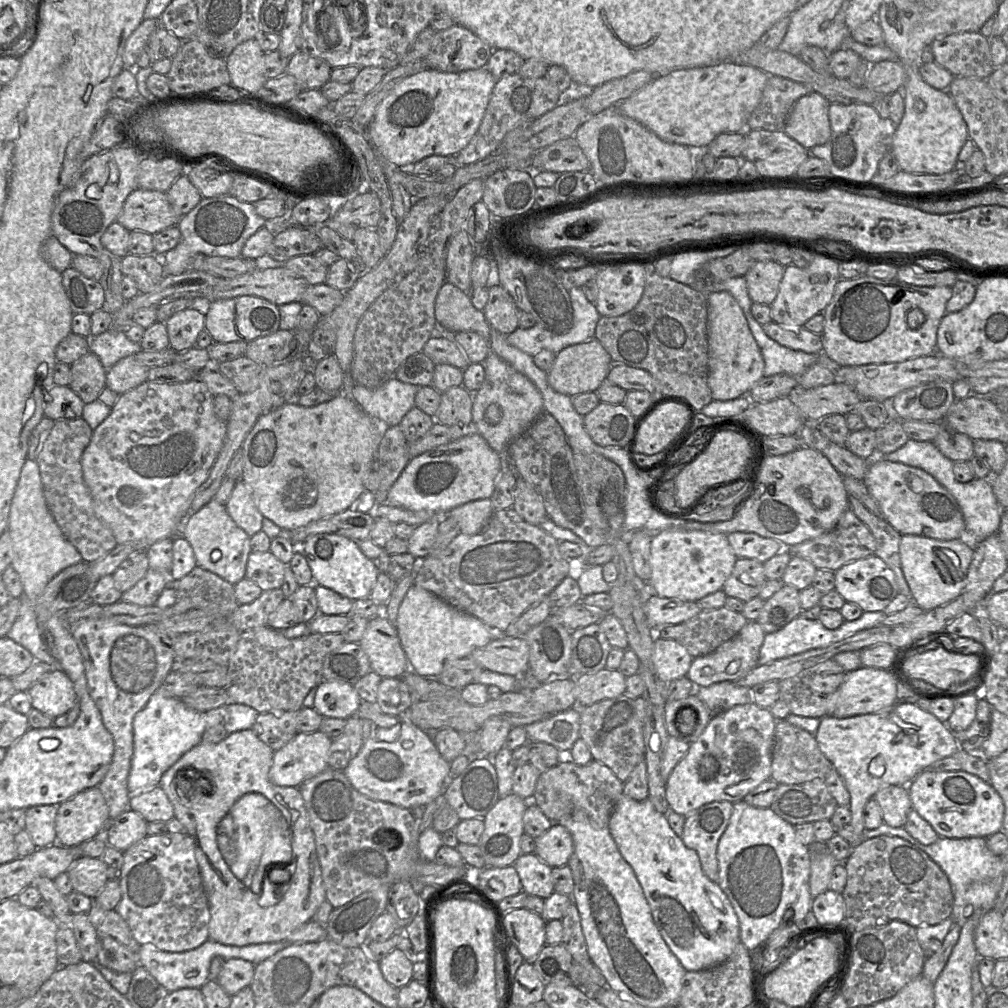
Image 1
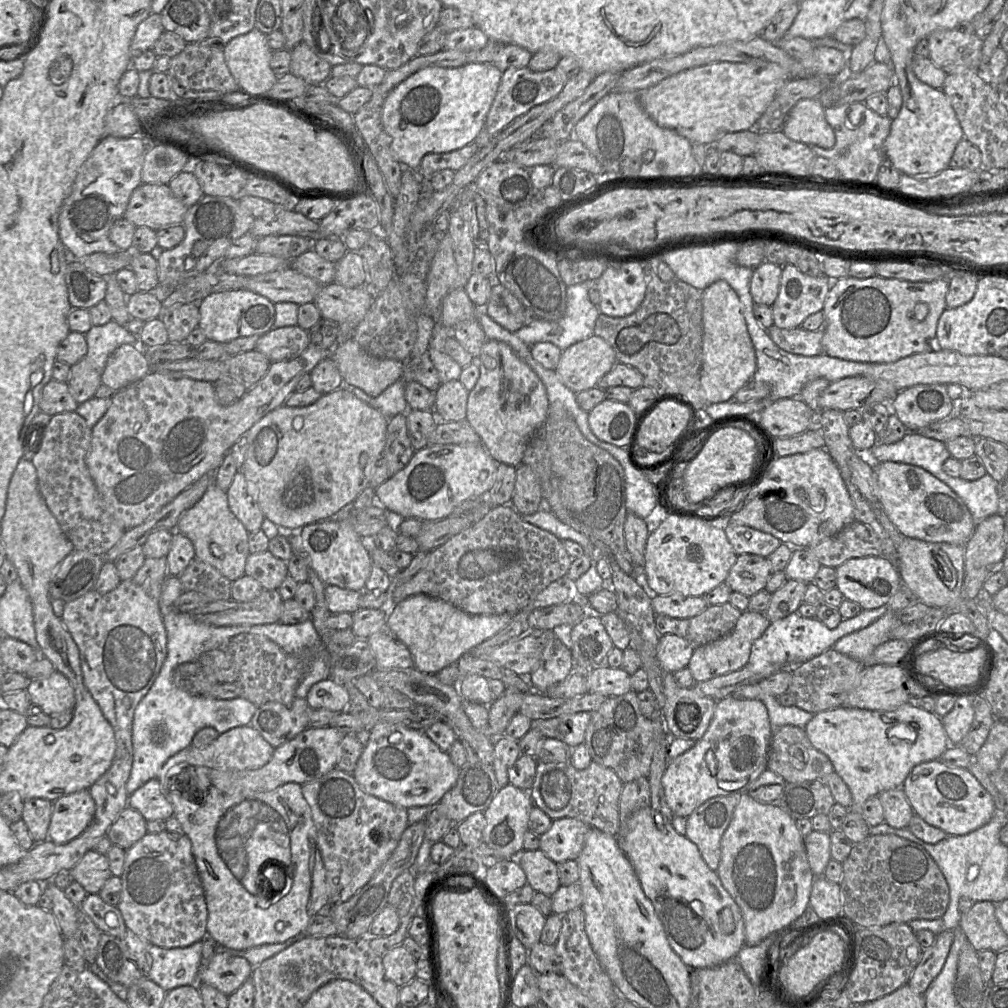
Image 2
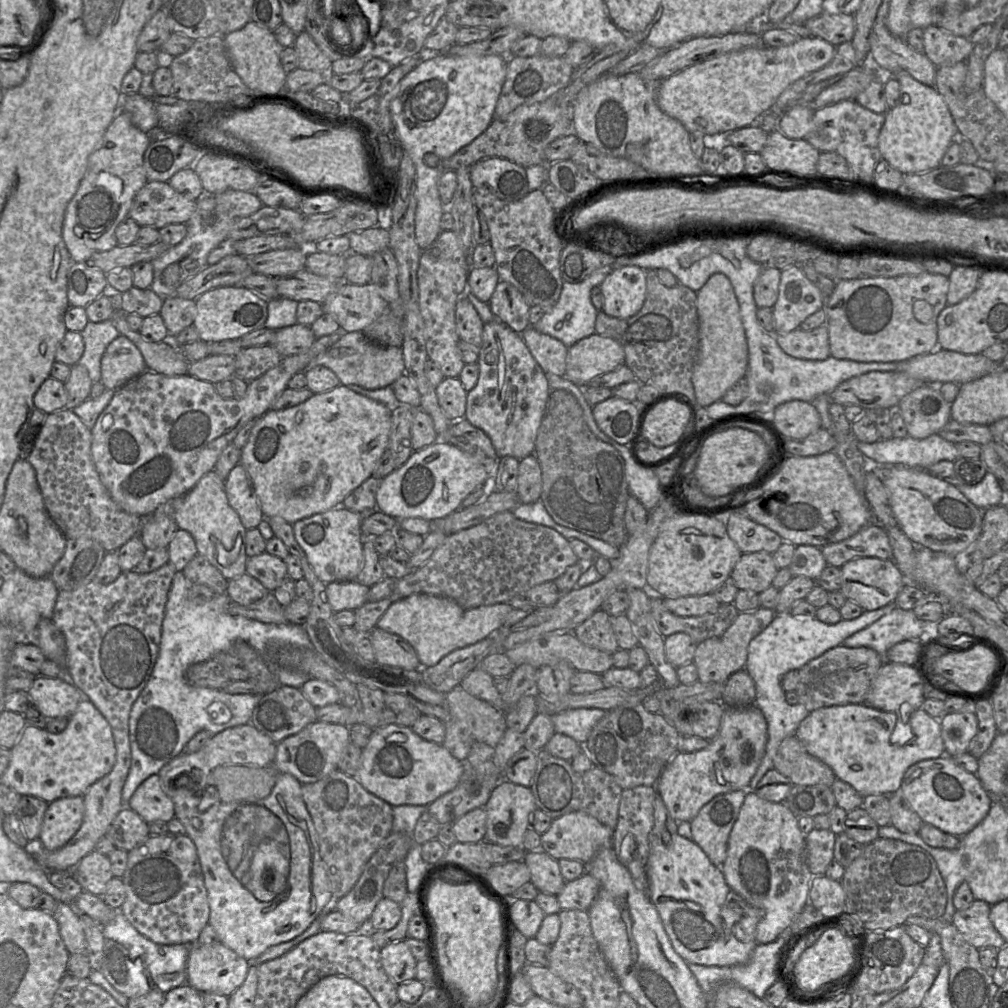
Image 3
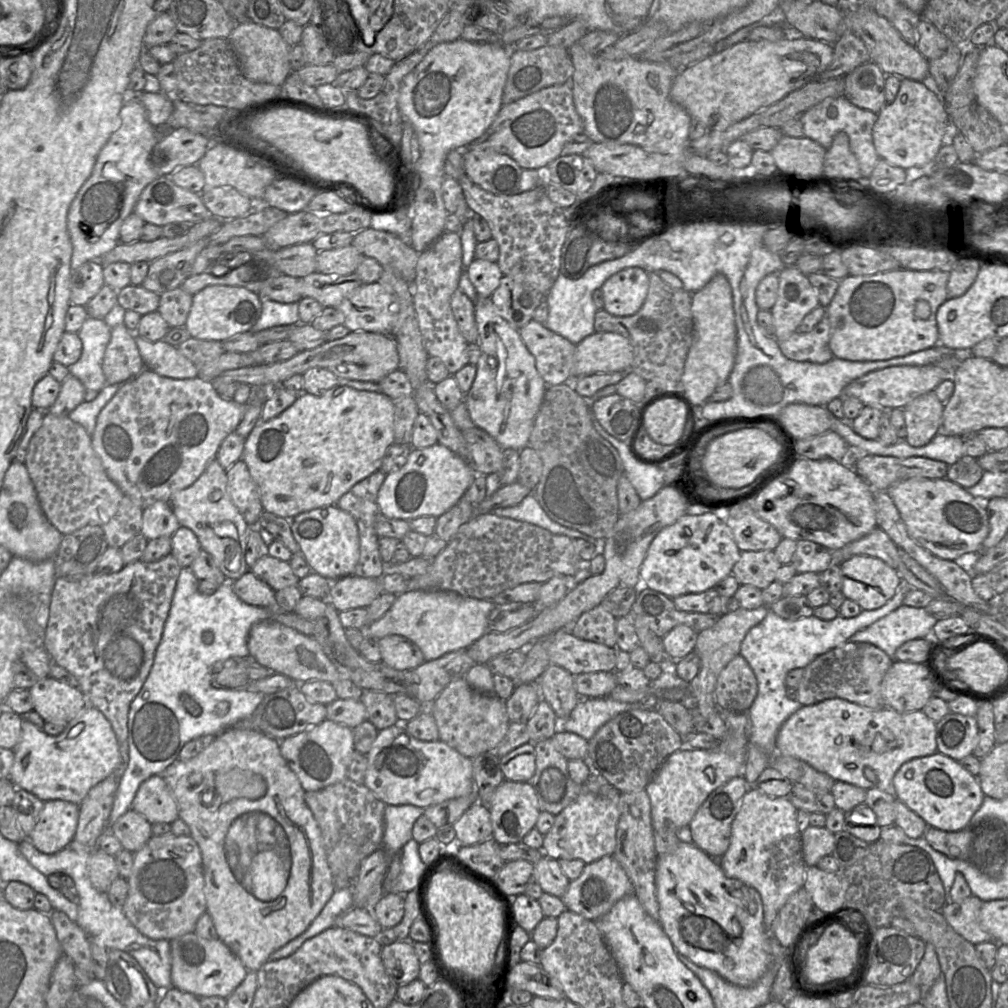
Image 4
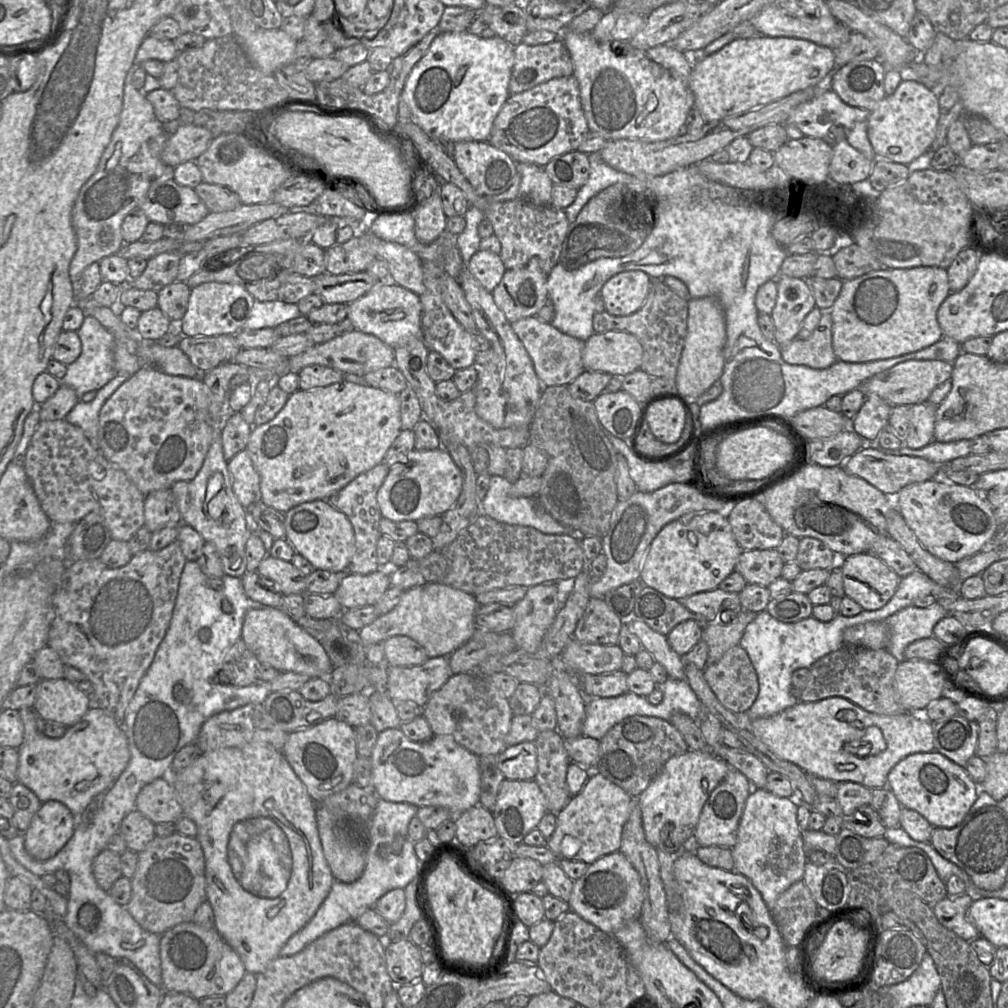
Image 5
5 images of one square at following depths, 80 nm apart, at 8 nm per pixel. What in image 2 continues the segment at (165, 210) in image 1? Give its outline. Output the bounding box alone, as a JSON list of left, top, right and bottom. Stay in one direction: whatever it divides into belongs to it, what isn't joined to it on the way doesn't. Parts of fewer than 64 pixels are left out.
[123,184,186,231]

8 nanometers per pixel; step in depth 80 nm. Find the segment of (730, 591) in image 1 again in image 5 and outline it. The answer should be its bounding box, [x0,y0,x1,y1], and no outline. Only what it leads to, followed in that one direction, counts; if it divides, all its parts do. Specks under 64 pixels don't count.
[735,549,785,587]

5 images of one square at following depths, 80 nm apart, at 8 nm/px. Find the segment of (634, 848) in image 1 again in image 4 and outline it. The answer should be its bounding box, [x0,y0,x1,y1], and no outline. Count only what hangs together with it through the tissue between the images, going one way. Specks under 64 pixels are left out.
[655,841,772,986]

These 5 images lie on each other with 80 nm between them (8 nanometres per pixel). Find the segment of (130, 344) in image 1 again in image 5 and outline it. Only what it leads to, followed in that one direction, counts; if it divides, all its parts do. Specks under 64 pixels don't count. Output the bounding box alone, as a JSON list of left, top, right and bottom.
[61,315,117,401]

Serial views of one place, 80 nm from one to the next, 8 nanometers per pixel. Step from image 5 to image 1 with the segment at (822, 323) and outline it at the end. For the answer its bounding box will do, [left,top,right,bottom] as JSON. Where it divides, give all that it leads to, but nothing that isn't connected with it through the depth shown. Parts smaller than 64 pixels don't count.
[762,321,823,354]

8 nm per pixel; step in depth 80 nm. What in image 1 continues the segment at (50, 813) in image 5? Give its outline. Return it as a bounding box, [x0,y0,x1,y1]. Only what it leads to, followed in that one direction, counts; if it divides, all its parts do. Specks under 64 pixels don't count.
[57,786,109,847]

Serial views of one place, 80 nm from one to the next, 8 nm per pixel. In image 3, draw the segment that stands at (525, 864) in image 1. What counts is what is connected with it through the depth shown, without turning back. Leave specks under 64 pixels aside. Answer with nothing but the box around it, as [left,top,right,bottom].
[523,849,566,895]

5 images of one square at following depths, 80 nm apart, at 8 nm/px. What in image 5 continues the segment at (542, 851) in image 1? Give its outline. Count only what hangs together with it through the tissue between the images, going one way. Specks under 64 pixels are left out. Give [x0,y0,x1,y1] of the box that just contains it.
[546,771,632,865]

